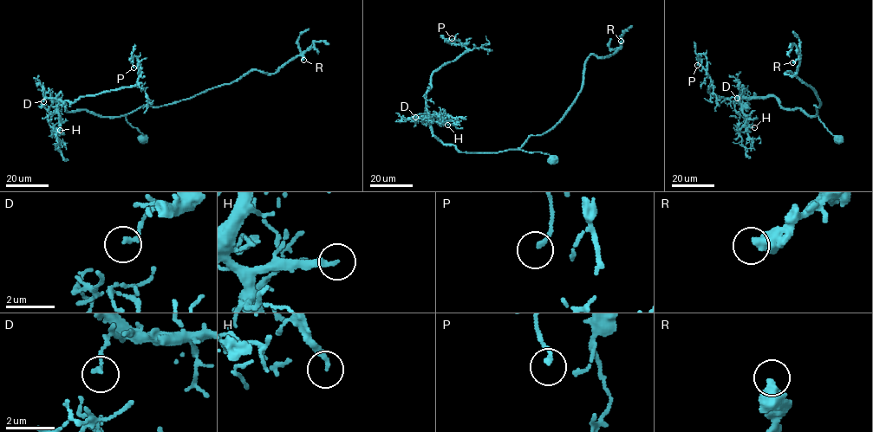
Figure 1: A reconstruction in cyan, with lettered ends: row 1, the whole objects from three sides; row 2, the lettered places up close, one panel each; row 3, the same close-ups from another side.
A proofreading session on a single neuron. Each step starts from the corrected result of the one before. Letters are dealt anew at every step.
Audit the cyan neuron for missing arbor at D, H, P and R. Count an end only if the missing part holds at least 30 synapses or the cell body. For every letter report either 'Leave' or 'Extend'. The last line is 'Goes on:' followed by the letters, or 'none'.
D: Leave
H: Leave
P: Leave
R: Extend
Goes on: R

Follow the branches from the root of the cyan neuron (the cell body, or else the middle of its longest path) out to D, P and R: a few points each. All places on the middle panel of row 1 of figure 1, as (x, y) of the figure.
D: (553, 158), (547, 154), (521, 150), (459, 152), (435, 138), (427, 115), (415, 117)
P: (553, 158), (521, 150), (459, 152), (435, 138), (426, 99), (431, 75), (467, 50), (452, 38)
R: (553, 158), (518, 149), (530, 136), (548, 132), (562, 119), (580, 90), (589, 56), (609, 57), (621, 41)

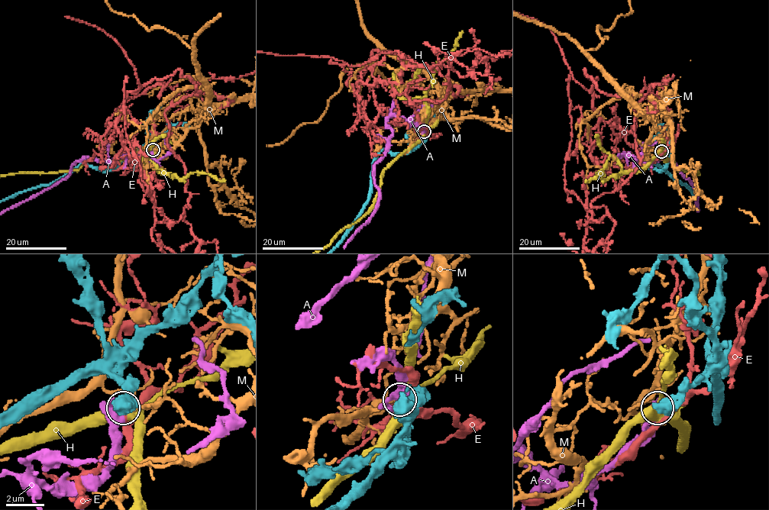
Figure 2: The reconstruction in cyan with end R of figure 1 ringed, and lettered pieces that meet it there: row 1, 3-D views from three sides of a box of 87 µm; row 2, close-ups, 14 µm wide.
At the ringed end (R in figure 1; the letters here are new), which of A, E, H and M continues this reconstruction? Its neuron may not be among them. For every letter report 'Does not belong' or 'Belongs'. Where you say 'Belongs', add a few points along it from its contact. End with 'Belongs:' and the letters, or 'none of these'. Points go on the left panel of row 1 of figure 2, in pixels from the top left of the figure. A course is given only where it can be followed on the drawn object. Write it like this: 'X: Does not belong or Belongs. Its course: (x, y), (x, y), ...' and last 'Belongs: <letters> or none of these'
A: Does not belong
E: Does not belong
H: Does not belong
M: Does not belong
Belongs: none of these

